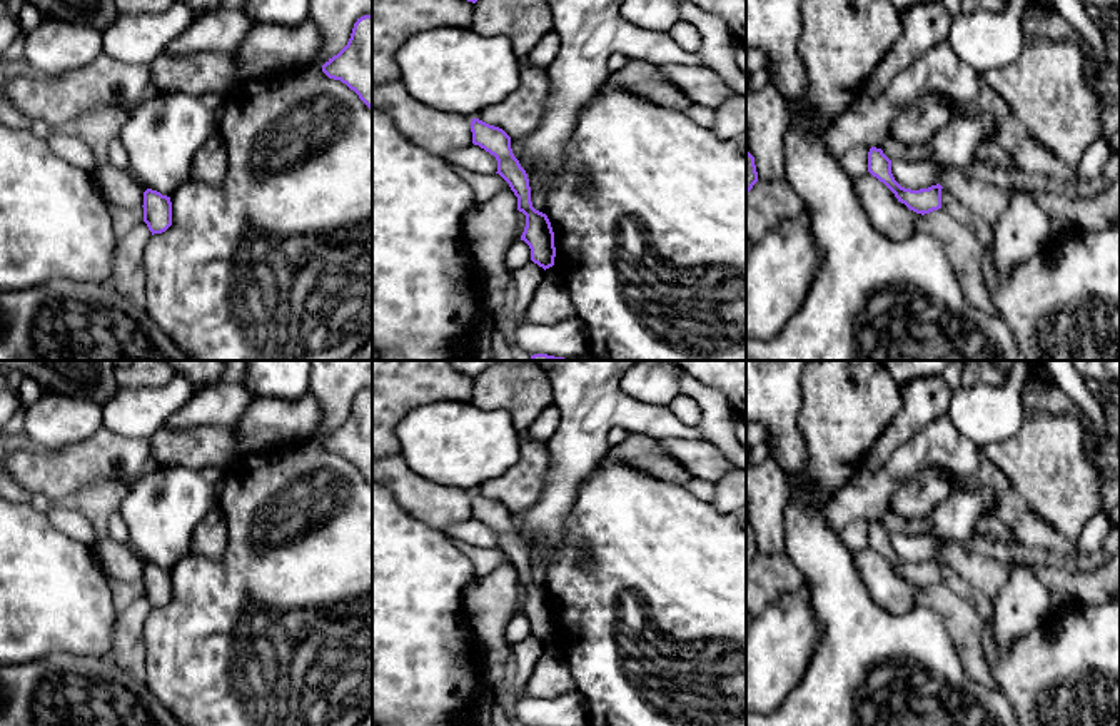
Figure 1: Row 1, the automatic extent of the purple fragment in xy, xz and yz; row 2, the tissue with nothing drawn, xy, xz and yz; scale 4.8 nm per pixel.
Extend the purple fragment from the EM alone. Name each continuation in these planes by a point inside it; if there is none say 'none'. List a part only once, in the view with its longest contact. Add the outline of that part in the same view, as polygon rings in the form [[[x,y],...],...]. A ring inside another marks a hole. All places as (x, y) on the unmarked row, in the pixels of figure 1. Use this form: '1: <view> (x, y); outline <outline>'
none

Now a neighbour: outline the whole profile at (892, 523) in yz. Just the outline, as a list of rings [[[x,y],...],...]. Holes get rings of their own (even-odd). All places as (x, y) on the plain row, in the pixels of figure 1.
[[[891,507],[881,519],[883,527],[890,532],[910,532],[910,534],[928,534],[931,531],[931,526],[926,519],[915,519],[915,521],[906,521],[900,517]]]

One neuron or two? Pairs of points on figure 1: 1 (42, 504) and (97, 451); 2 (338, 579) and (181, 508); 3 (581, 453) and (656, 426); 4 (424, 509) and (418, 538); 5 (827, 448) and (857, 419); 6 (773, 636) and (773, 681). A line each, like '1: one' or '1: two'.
1: two
2: two
3: one
4: two
5: one
6: one

